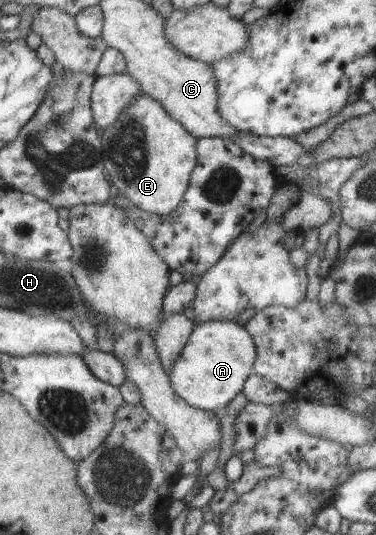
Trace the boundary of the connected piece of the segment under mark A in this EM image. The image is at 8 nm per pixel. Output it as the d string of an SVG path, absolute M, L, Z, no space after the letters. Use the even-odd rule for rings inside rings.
M206 321L195 324L186 345L167 373L178 398L194 409L218 414L238 393L253 373L256 348L244 325L233 321Z

